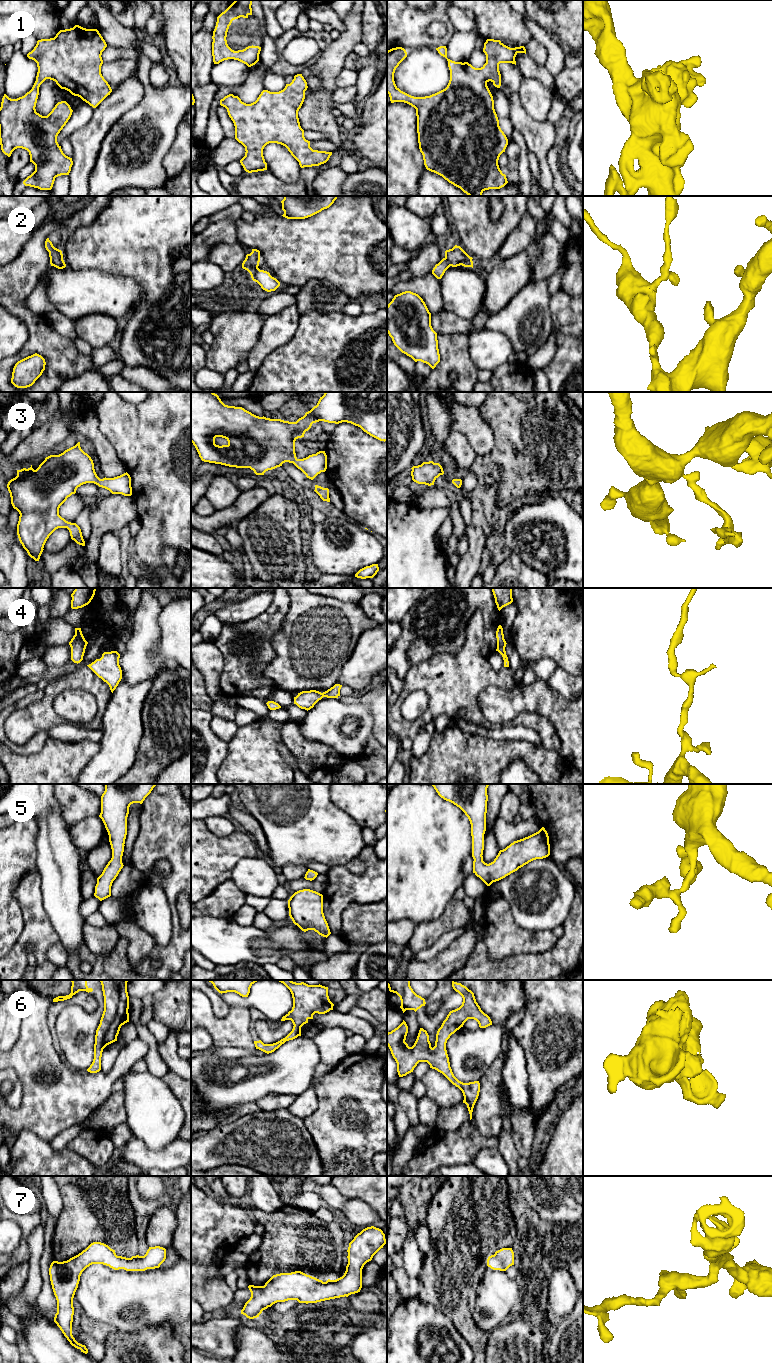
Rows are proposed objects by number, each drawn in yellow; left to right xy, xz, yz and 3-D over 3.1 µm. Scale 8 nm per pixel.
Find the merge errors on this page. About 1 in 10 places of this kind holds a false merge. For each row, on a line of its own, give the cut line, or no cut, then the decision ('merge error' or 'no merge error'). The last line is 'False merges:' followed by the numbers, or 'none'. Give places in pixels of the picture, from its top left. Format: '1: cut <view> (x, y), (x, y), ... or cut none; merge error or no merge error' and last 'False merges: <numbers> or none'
1: cut none; no merge error
2: cut none; no merge error
3: cut none; no merge error
4: cut none; no merge error
5: cut none; no merge error
6: cut none; no merge error
7: cut none; no merge error
False merges: none

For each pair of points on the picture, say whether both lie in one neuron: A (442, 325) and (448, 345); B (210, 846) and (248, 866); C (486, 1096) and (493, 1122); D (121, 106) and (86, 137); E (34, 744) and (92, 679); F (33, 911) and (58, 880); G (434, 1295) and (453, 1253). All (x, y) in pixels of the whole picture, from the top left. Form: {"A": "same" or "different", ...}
{"A": "different", "B": "different", "C": "same", "D": "same", "E": "different", "F": "different", "G": "same"}

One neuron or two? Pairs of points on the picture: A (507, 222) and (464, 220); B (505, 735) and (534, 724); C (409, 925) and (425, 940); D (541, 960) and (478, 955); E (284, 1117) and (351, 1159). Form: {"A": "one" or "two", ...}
{"A": "one", "B": "two", "C": "two", "D": "one", "E": "two"}

